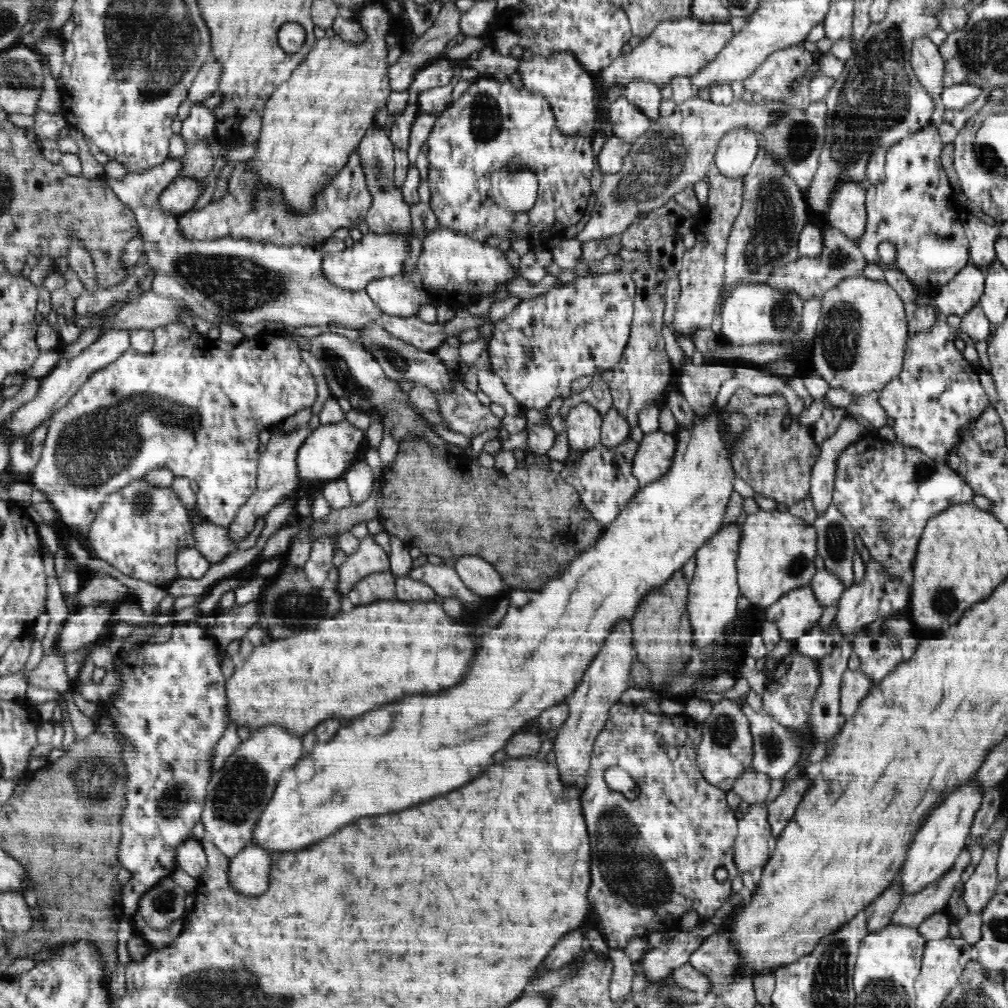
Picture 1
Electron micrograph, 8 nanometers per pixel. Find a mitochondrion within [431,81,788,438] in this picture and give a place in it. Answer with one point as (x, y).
(653, 167)

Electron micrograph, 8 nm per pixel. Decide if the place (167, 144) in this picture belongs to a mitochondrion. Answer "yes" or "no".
no

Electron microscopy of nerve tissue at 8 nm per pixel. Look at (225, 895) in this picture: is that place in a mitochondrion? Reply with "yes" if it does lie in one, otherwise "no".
no

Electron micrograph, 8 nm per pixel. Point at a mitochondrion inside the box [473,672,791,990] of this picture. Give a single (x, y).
(637, 878)

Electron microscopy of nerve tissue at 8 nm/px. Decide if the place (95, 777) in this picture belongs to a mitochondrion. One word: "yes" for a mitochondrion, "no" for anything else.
yes

